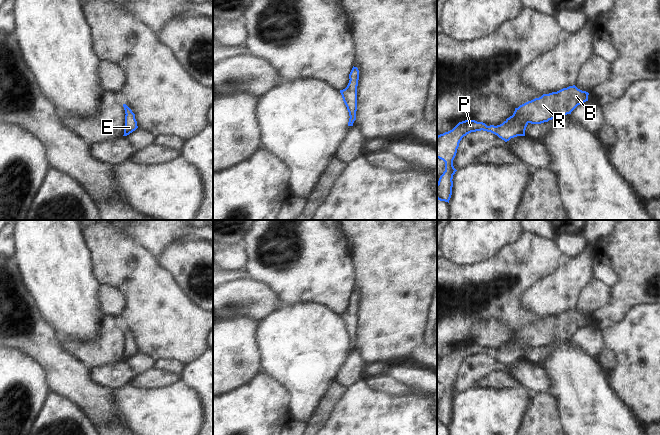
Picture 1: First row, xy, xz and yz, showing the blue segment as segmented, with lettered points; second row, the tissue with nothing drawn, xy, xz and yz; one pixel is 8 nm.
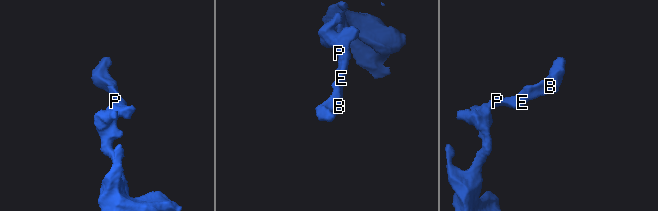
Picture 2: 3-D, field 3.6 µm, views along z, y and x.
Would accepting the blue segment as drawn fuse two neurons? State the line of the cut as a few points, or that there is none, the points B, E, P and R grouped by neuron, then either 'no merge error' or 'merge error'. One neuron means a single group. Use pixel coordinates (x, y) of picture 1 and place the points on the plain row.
no cut | B E P R | no merge error

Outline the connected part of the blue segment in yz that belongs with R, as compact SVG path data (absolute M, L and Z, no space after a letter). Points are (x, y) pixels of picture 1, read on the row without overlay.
M575 309L557 316L543 318L528 325L518 332L502 348L487 350L483 346L465 344L459 346L452 354L437 360L437 382L445 386L445 395L437 407L437 423L449 427L452 419L453 399L457 395L453 390L459 367L471 356L487 355L497 359L505 366L517 360L525 360L529 347L541 348L557 340L571 338L580 328L588 325L589 317Z

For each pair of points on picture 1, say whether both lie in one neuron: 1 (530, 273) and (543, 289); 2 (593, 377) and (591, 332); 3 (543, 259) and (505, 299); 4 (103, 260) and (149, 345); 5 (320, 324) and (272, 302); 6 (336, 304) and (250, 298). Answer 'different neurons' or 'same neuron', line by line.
1: different neurons
2: different neurons
3: same neuron
4: same neuron
5: different neurons
6: different neurons

